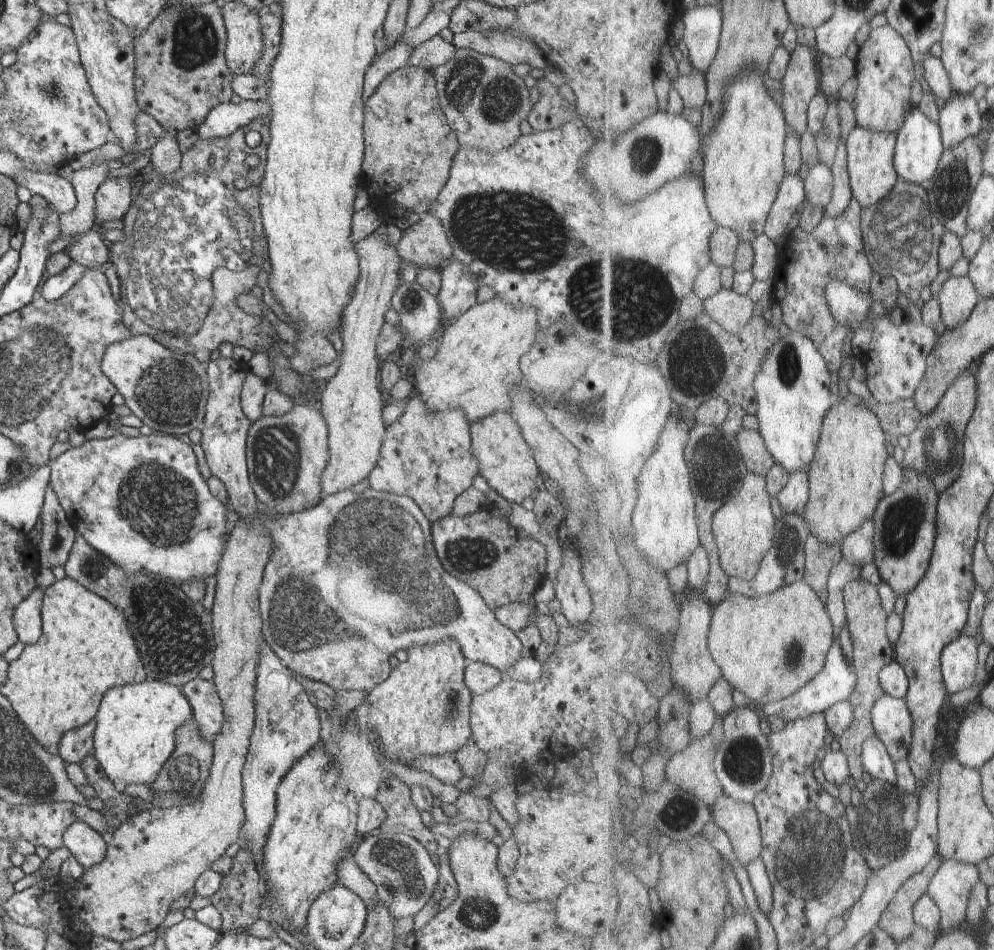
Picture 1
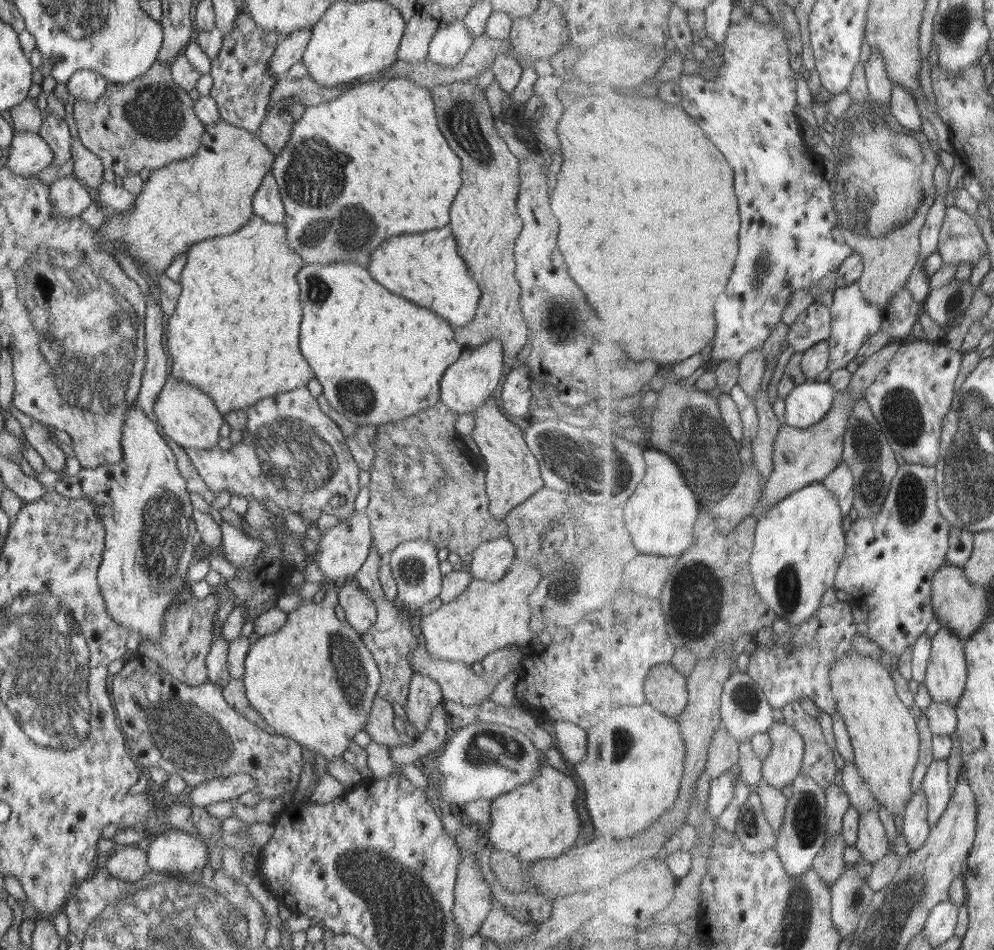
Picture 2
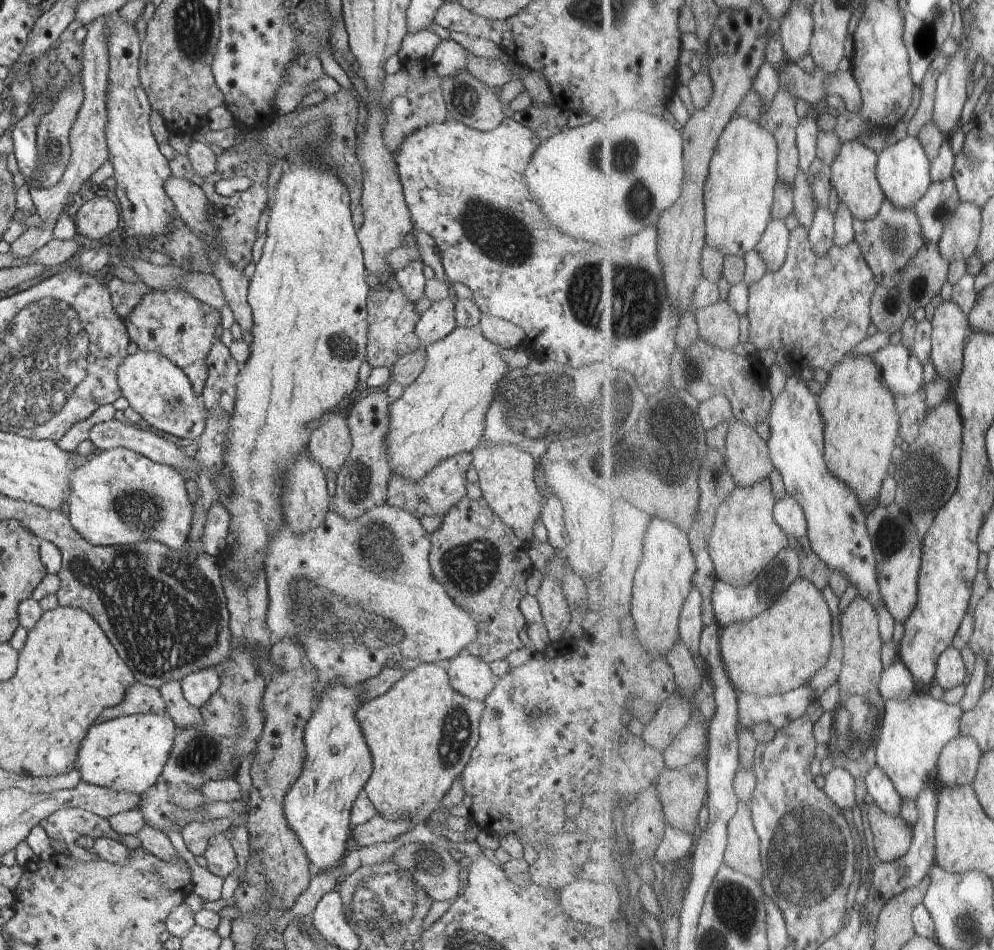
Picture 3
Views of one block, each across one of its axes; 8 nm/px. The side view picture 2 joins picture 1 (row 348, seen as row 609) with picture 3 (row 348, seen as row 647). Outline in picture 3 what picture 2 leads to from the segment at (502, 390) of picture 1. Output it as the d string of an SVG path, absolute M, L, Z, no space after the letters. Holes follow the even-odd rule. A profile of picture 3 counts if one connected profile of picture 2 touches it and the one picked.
M455 327L441 340L425 347L425 362L423 370L417 378L406 387L403 387L401 396L391 401L387 406L387 456L389 470L399 474L407 482L415 482L431 472L439 462L447 460L462 452L470 453L481 439L485 412L493 400L497 384L507 374L509 367L501 360L500 352L503 349L485 339L479 328Z

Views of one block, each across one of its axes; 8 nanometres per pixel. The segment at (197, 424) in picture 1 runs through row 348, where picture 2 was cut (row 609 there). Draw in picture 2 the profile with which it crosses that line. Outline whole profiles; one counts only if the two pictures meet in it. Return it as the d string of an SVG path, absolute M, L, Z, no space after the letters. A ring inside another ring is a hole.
M133 405L121 425L121 461L103 464L95 469L81 468L75 476L65 476L55 482L54 490L67 498L89 497L96 502L96 513L102 522L104 546L96 581L105 610L111 620L118 622L128 632L146 636L156 642L161 636L164 614L170 604L176 602L180 586L186 584L186 569L193 560L195 548L201 544L192 519L191 502L181 478L174 454L167 442L159 436L157 426Z

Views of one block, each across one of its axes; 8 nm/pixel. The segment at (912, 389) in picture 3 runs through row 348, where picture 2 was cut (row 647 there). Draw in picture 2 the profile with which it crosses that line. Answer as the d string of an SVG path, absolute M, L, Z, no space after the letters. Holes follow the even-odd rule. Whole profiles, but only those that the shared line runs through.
M906 462L899 467L882 512L873 518L858 517L848 530L847 556L839 567L835 588L845 591L856 603L866 603L870 607L867 636L882 647L881 654L886 659L905 654L905 650L913 646L937 618L932 601L933 580L941 566L949 563L954 526L938 505L940 488L935 476L935 466Z

